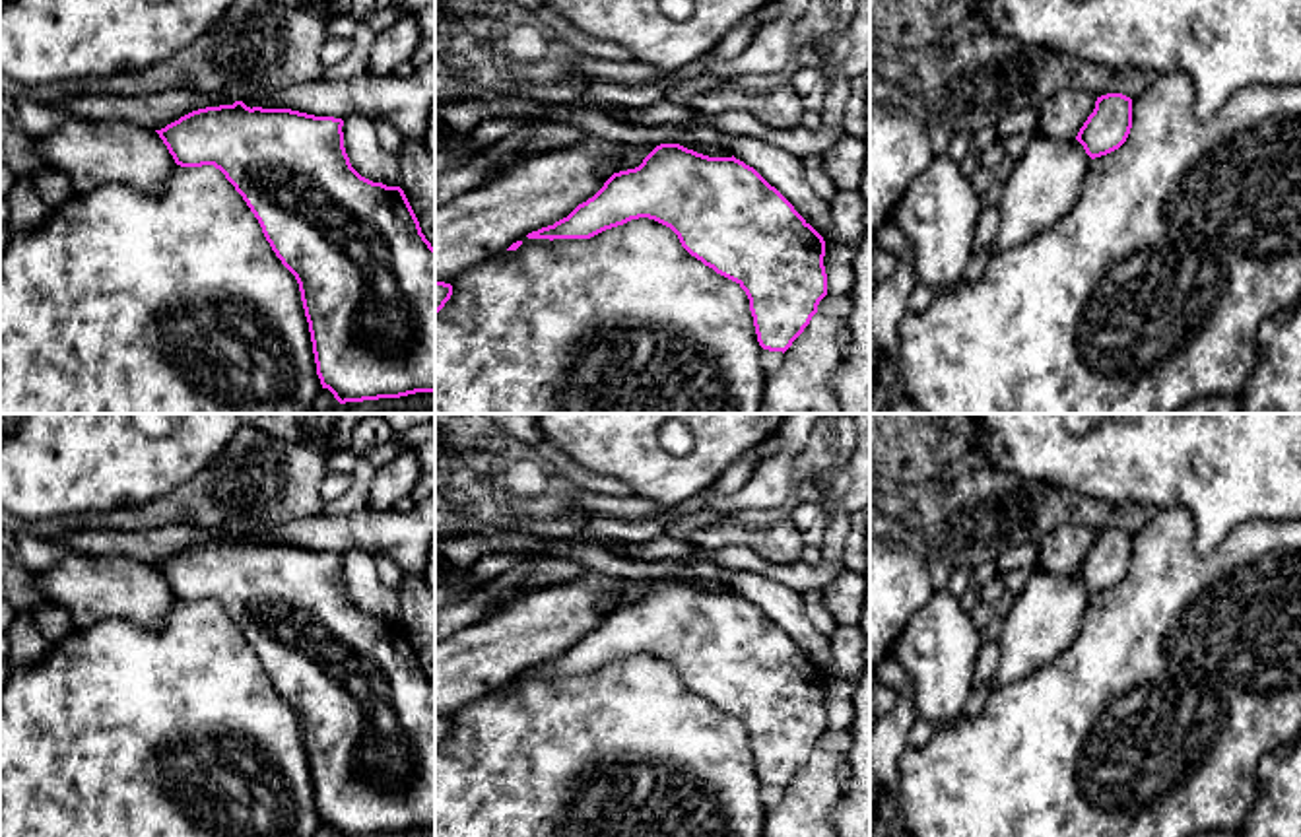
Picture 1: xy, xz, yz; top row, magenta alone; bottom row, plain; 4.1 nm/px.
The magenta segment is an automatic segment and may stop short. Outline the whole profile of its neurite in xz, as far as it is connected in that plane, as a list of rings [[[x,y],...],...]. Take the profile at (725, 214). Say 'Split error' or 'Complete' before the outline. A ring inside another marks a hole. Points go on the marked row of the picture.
Complete. [[[680,144],[656,146],[639,167],[614,173],[567,218],[526,237],[590,239],[639,218],[670,227],[691,256],[746,291],[763,350],[784,353],[827,295],[825,241],[794,206],[734,155],[709,157]]]

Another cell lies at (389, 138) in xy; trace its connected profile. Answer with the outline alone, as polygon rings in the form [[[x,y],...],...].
[[[377,118],[375,128],[377,128],[377,138],[379,138],[379,144],[383,146],[383,150],[398,153],[404,140],[398,134],[398,130],[390,124],[390,120],[388,118]]]

